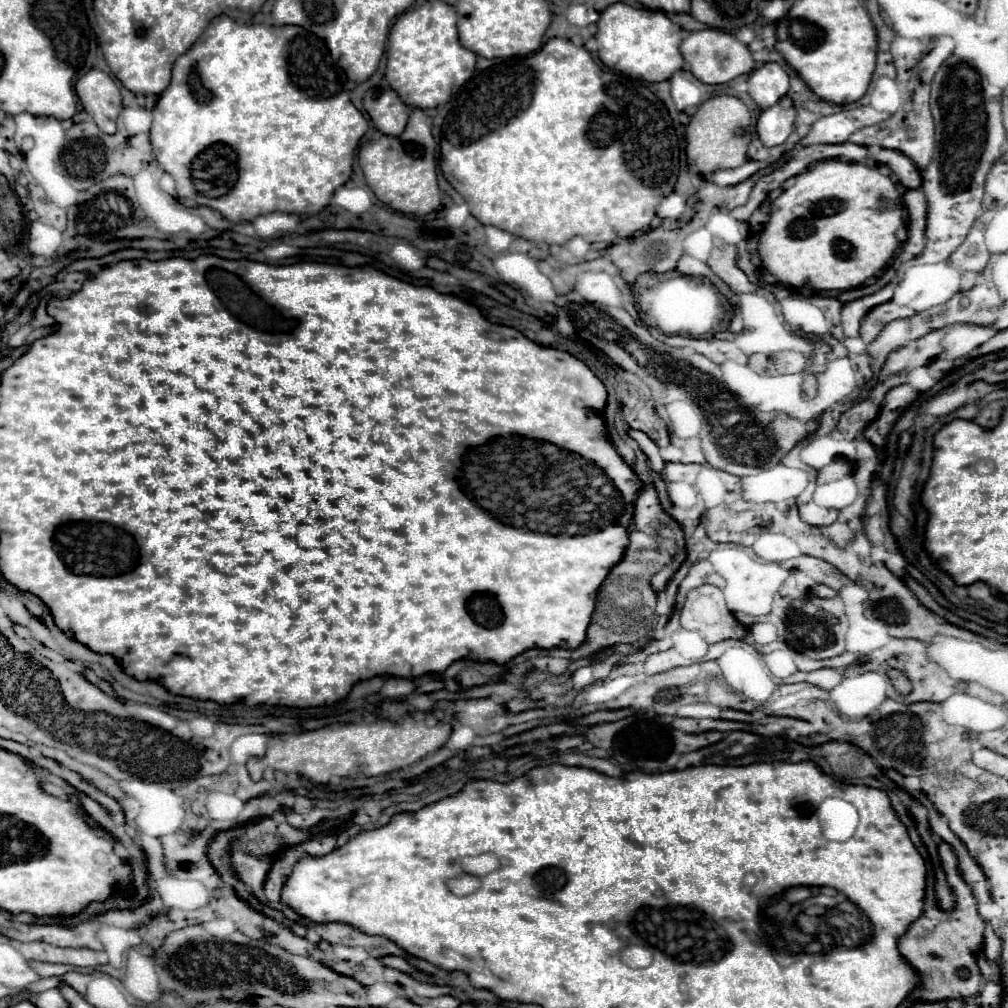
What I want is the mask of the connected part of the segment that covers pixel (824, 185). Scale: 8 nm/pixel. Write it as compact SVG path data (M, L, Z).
M824 160L796 176L794 186L786 188L772 204L770 220L764 226L758 254L764 268L780 284L812 286L814 290L850 290L880 272L900 246L896 232L904 228L902 194L898 184L882 174L878 166L860 162Z

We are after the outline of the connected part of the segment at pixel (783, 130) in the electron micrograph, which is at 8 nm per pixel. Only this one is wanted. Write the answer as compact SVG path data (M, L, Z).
M784 96L776 106L766 108L756 124L760 142L764 146L778 146L786 142L786 138L794 130L794 118L796 118L796 110L788 96Z

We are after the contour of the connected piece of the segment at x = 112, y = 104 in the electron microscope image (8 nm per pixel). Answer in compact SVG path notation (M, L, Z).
M90 70L76 82L76 94L86 114L100 126L102 132L116 132L116 118L122 110L120 90L114 80L102 70Z

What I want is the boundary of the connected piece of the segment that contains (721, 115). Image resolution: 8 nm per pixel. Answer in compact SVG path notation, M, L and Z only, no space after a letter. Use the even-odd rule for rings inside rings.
M714 96L700 104L698 112L692 116L686 128L686 154L688 164L694 166L700 174L730 170L742 166L746 158L746 150L750 144L750 112L742 100L734 96Z

